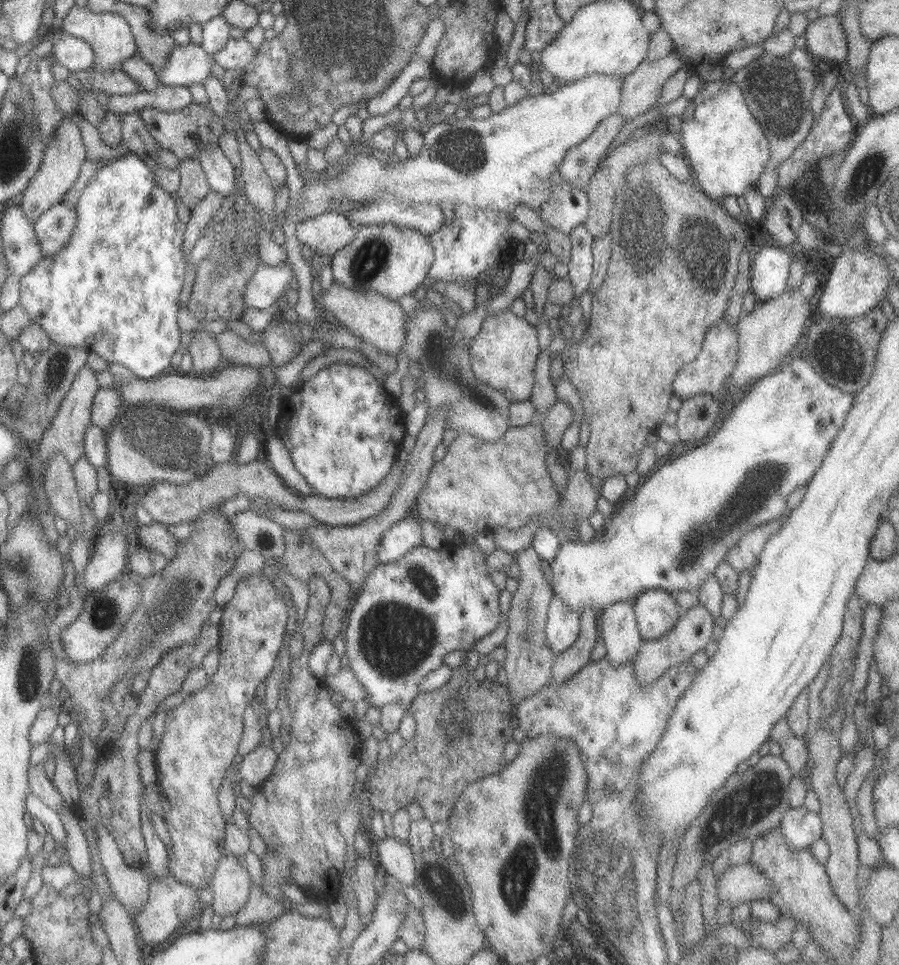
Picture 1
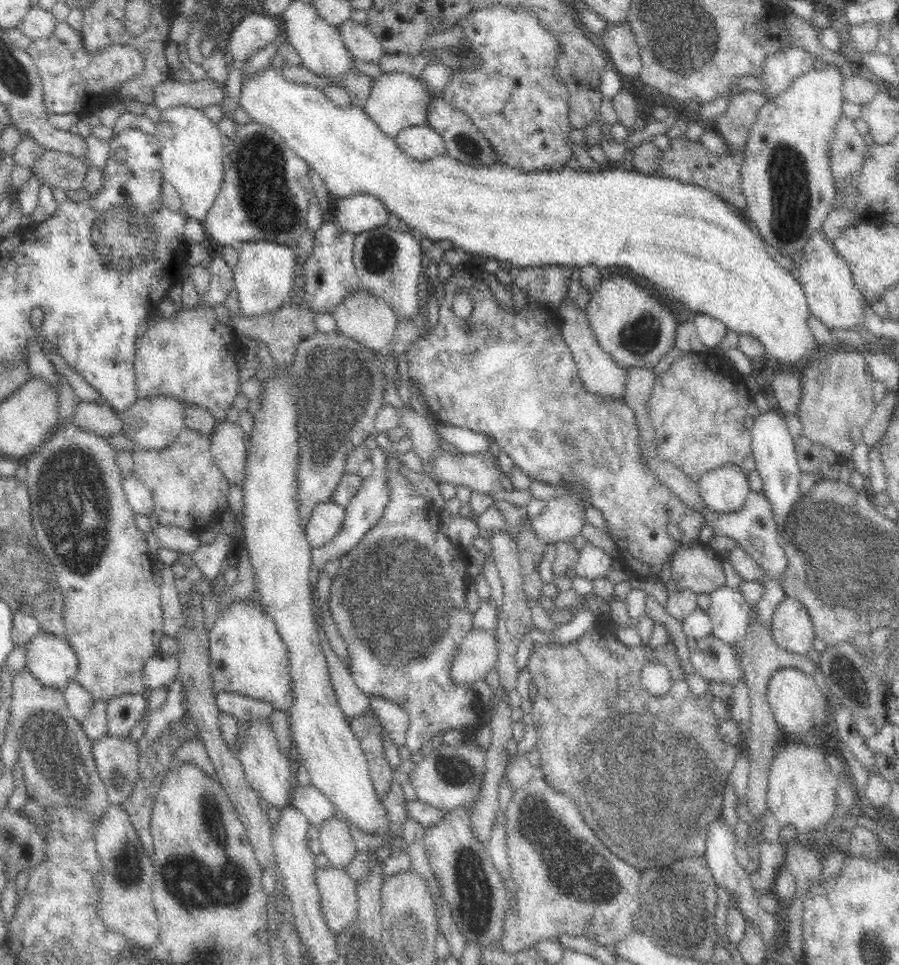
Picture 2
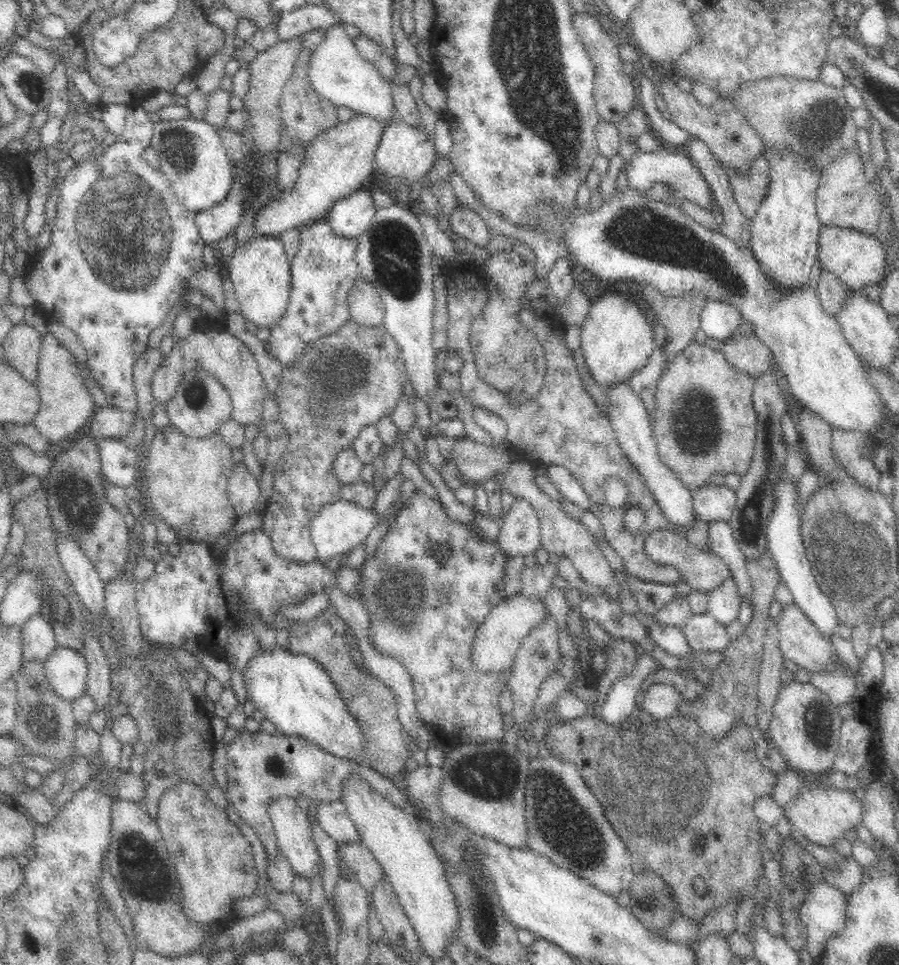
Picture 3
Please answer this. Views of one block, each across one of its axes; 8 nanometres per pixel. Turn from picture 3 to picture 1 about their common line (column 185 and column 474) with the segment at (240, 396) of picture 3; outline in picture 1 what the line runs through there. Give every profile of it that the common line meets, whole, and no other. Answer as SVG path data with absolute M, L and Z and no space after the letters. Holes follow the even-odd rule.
M508 309L487 314L468 346L475 378L500 392L510 403L522 403L531 396L535 362L540 351L535 327Z

